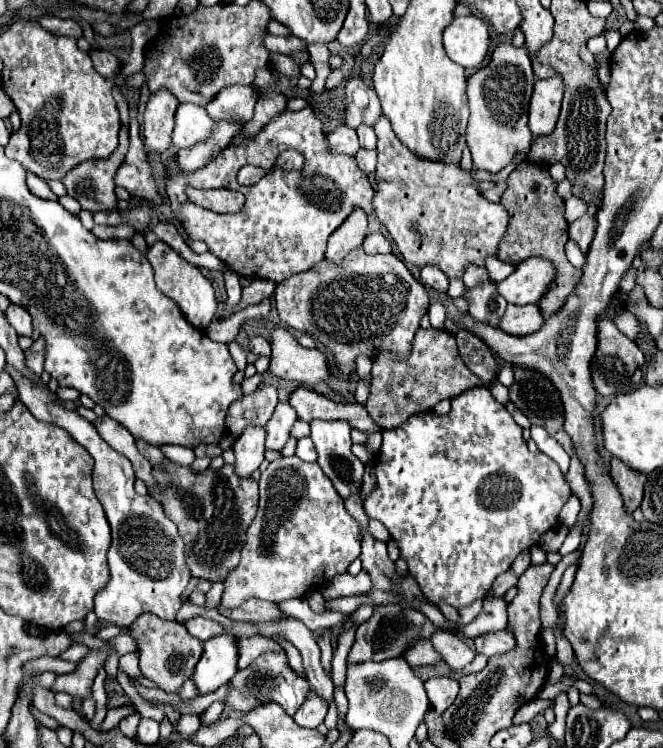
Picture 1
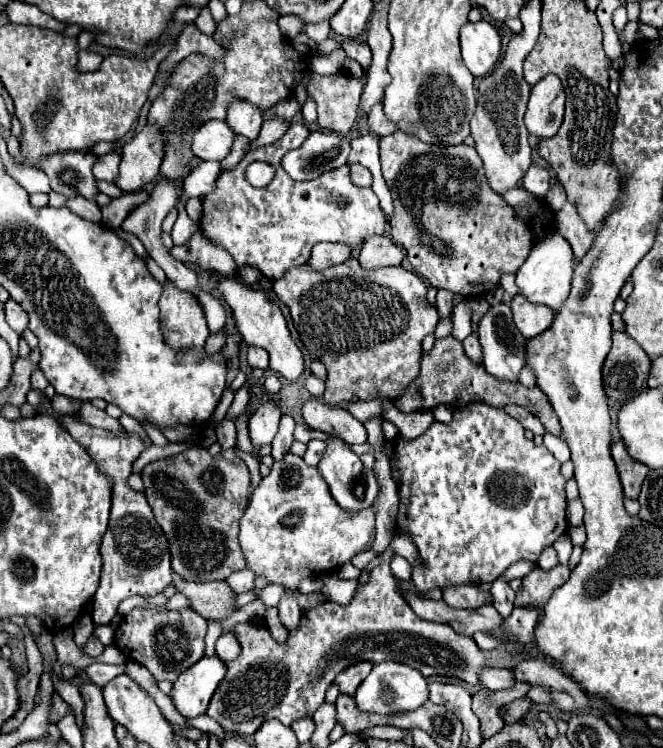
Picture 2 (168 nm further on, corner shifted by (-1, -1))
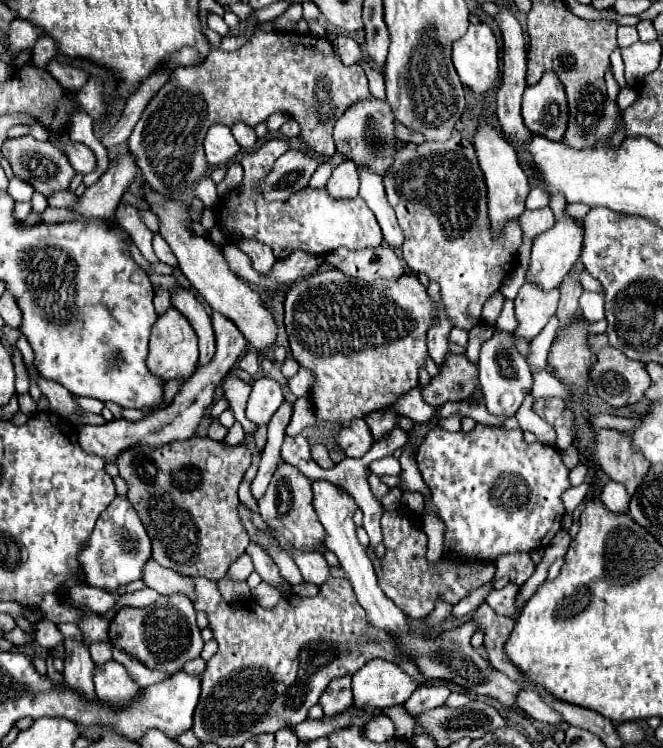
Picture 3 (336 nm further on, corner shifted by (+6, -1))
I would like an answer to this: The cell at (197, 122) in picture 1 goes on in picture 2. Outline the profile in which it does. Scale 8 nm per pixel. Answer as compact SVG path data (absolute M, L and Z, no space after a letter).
M211 121L195 131L191 149L203 161L223 161L233 147L233 139L235 133L225 121Z

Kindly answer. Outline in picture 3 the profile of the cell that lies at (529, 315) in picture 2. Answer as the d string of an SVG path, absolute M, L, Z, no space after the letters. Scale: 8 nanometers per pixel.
M524 283L514 299L516 319L518 319L518 327L514 335L526 341L534 339L544 329L550 315L556 311L558 297L560 297L558 289L544 293L542 289L530 283Z

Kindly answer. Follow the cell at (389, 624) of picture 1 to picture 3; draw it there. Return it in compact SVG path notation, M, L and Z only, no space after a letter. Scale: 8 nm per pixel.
M344 675L344 679L332 679L320 697L320 705L324 715L338 715L352 707L352 675Z

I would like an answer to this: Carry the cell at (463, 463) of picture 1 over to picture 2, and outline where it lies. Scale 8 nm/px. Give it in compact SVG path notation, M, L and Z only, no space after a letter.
M471 403L467 407L461 407L453 413L453 421L449 425L443 425L439 421L433 421L433 425L417 439L405 441L399 439L395 443L395 457L401 469L401 485L399 485L399 513L397 513L397 527L413 537L413 543L419 549L421 555L421 565L413 569L413 583L419 591L429 591L429 589L443 589L445 585L477 585L477 583L493 583L509 565L525 559L525 561L537 561L541 551L549 545L553 545L561 535L567 533L569 523L565 517L565 477L561 477L559 467L561 463L547 451L545 445L537 447L531 439L523 435L523 425L509 417L503 409L489 407L487 403Z

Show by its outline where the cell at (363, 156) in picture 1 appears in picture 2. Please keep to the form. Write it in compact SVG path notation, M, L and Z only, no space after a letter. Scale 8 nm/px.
M351 165L351 181L357 187L371 187L371 173L365 167Z

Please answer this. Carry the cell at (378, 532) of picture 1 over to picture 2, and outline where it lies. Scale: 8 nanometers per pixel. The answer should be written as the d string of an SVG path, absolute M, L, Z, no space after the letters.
M293 453L273 463L271 473L253 491L251 503L239 521L239 543L247 559L247 569L267 577L271 583L297 587L305 577L319 577L325 571L339 569L367 545L375 533L375 507L351 519L347 511L335 507L335 499L331 499L325 485L319 469Z

